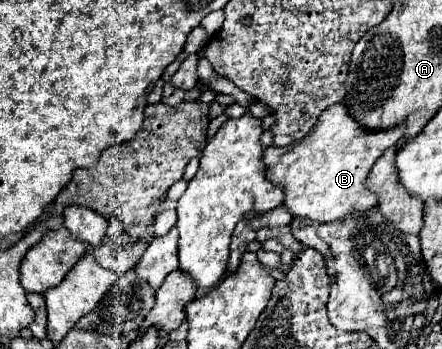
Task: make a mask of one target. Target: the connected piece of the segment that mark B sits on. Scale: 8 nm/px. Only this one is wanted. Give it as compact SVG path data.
M339 101L321 113L317 125L299 143L265 149L263 159L267 165L267 179L285 187L283 205L289 207L295 217L331 223L343 219L347 213L363 213L377 205L377 197L373 197L365 185L371 165L385 149L397 145L403 135L405 125L381 133L361 129L361 125L357 125L357 121L345 113L345 101Z

